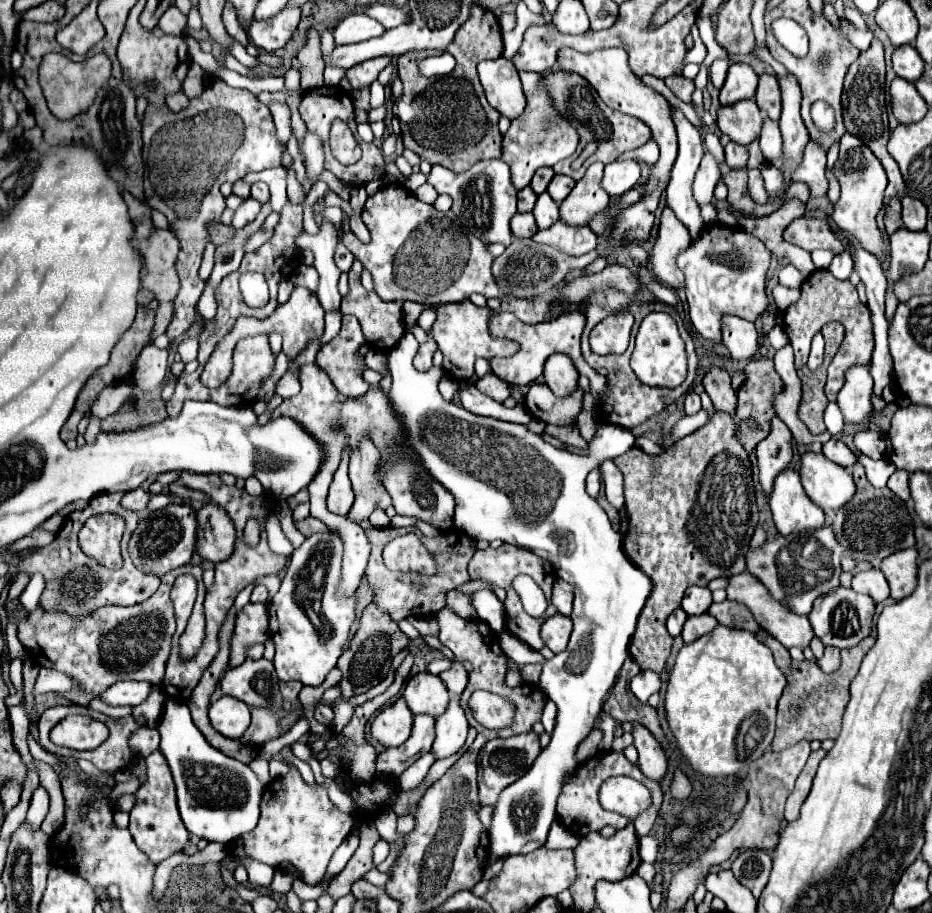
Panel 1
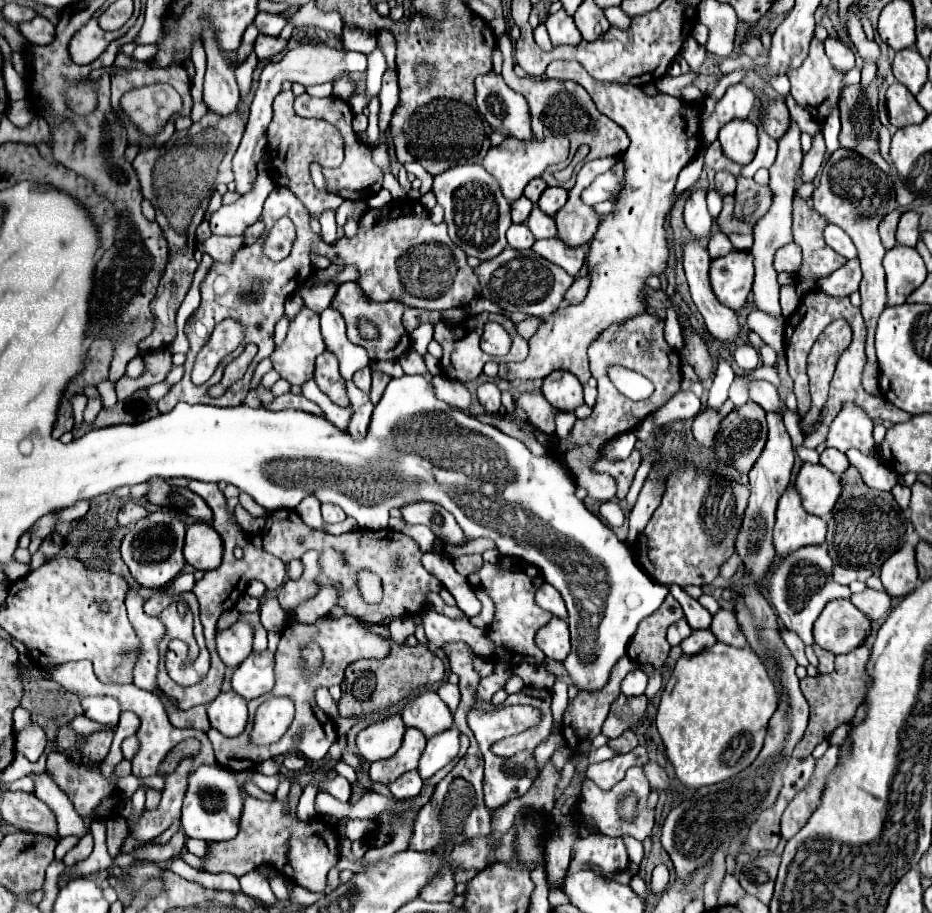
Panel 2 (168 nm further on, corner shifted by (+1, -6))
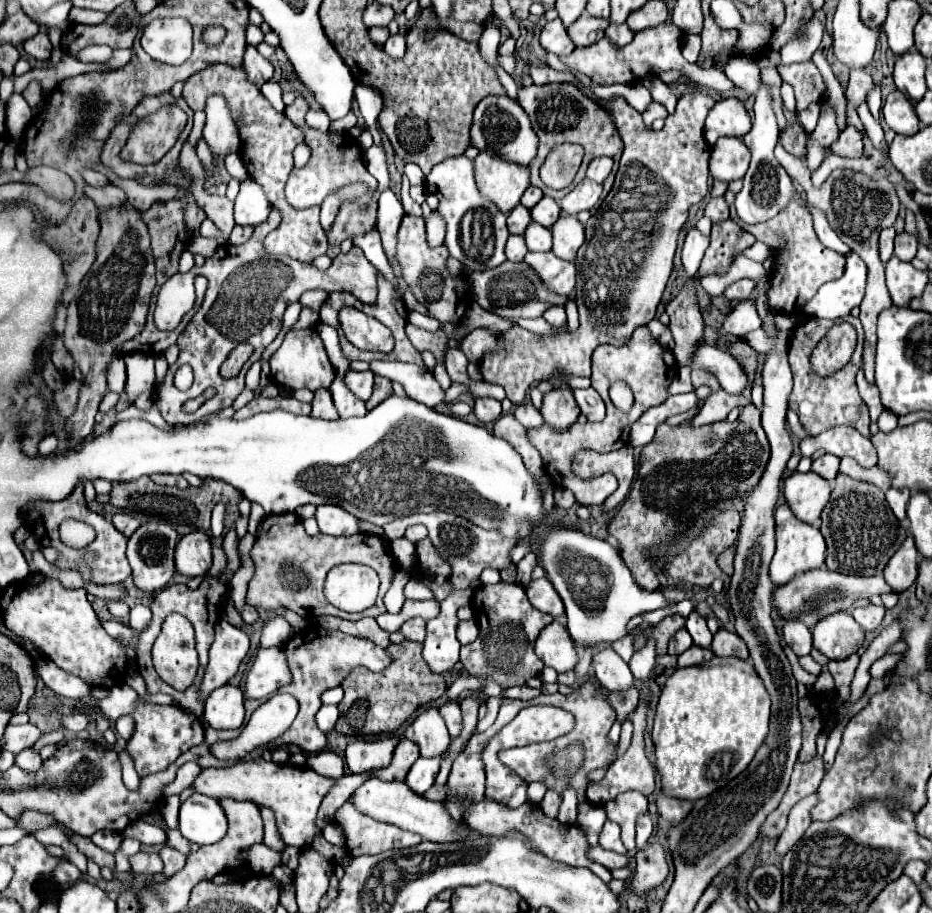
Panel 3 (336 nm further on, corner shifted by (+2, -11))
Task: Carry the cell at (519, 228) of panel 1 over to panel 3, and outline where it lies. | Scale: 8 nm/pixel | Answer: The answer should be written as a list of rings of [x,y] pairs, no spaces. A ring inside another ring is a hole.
[[[509,235],[507,247],[505,247],[507,259],[509,259],[509,261],[523,261],[525,253],[527,253],[525,237],[523,237],[523,235]]]

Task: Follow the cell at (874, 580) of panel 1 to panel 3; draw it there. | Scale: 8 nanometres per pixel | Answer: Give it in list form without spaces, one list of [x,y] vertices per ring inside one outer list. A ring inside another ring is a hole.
[[[867,605],[867,607],[855,607],[851,611],[851,615],[855,617],[855,621],[863,627],[863,631],[875,631],[885,615],[885,607],[877,607],[877,605]]]

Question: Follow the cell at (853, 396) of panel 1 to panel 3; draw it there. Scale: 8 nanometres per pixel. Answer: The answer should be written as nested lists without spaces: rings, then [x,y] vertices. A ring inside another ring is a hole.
[[[837,425],[817,437],[805,437],[799,445],[801,455],[811,457],[817,449],[825,449],[837,457],[853,457],[861,467],[877,465],[877,451],[869,437],[863,437],[855,427]]]

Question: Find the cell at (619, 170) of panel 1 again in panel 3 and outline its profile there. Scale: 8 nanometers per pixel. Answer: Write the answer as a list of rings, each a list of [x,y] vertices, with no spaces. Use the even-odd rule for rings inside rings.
[[[583,179],[571,193],[567,193],[559,201],[559,207],[569,215],[577,215],[579,211],[591,209],[599,201],[601,191],[603,191],[603,187],[599,183],[591,183],[587,179]]]

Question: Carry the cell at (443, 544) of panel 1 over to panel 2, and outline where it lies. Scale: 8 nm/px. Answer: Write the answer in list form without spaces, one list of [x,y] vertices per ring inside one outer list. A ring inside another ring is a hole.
[[[276,510],[276,512],[270,512],[266,514],[266,524],[264,524],[264,530],[262,530],[262,538],[264,538],[264,550],[268,550],[268,554],[274,554],[278,556],[282,562],[290,562],[292,558],[302,558],[304,552],[308,550],[316,550],[320,554],[320,588],[324,586],[334,586],[340,596],[338,596],[338,606],[348,614],[348,616],[354,616],[362,622],[388,622],[392,618],[398,618],[398,616],[410,616],[410,614],[418,614],[420,610],[426,608],[426,594],[428,592],[440,592],[442,590],[442,584],[440,580],[436,580],[432,574],[428,574],[424,570],[424,566],[420,564],[420,558],[422,558],[422,550],[418,548],[418,544],[404,536],[402,532],[394,532],[394,530],[352,530],[352,532],[346,532],[346,534],[340,534],[340,536],[332,536],[332,534],[326,534],[322,530],[310,530],[308,526],[304,526],[302,518],[296,514],[296,510]],[[358,570],[372,570],[376,572],[380,578],[382,578],[382,584],[384,584],[384,598],[380,604],[366,604],[360,594],[358,594],[358,588],[356,588],[356,582],[354,582],[354,576]]]

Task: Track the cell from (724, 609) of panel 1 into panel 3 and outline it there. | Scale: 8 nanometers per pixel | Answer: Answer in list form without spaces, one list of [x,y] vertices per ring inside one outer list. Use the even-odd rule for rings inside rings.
[[[719,629],[715,635],[713,635],[713,643],[711,643],[711,649],[715,655],[719,657],[725,657],[725,655],[733,655],[733,657],[739,657],[739,659],[747,659],[749,653],[747,653],[747,645],[743,643],[743,639],[727,629]]]

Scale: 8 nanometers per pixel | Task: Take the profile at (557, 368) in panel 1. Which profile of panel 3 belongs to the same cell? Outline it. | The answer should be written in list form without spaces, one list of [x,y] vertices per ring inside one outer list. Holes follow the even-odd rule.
[[[557,385],[543,395],[541,415],[551,427],[567,429],[577,421],[579,413],[581,409],[573,397],[573,391],[567,385]]]

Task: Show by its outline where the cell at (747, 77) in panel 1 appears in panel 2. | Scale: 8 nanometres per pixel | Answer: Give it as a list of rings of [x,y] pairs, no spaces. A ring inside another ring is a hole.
[[[734,84],[726,90],[726,94],[716,102],[714,112],[702,122],[702,134],[708,144],[712,144],[718,136],[718,130],[734,118],[748,118],[754,108],[756,96],[744,84]]]

